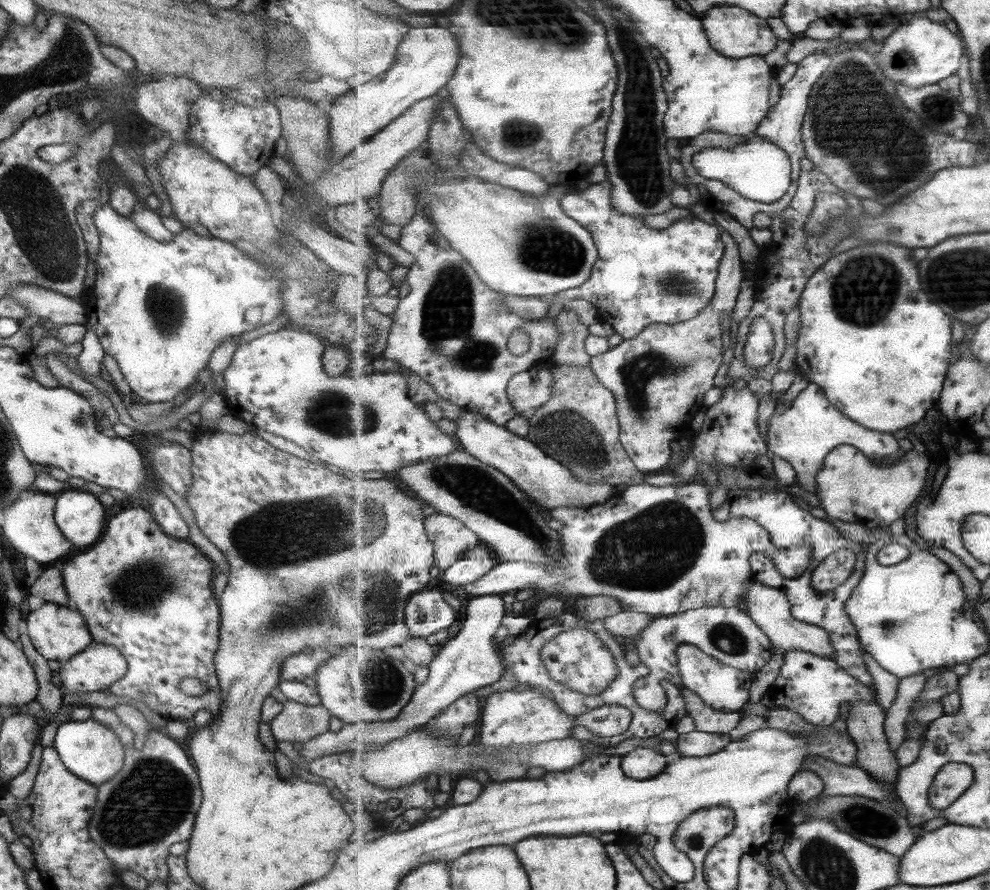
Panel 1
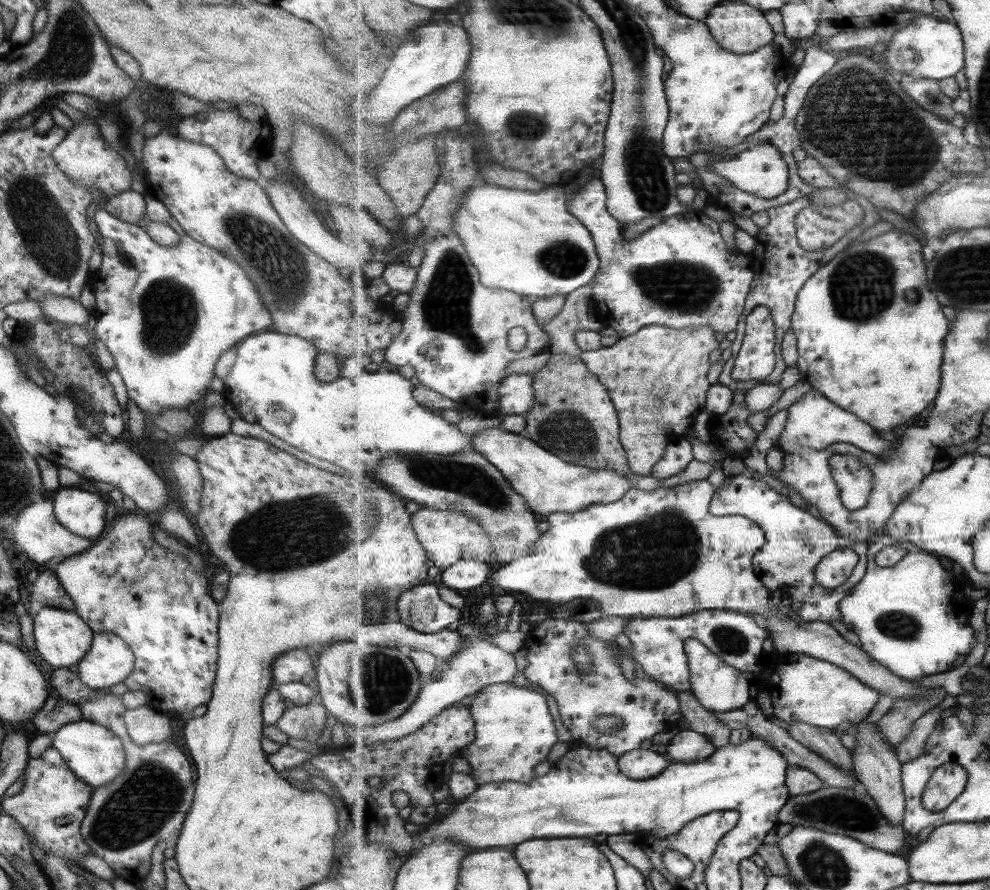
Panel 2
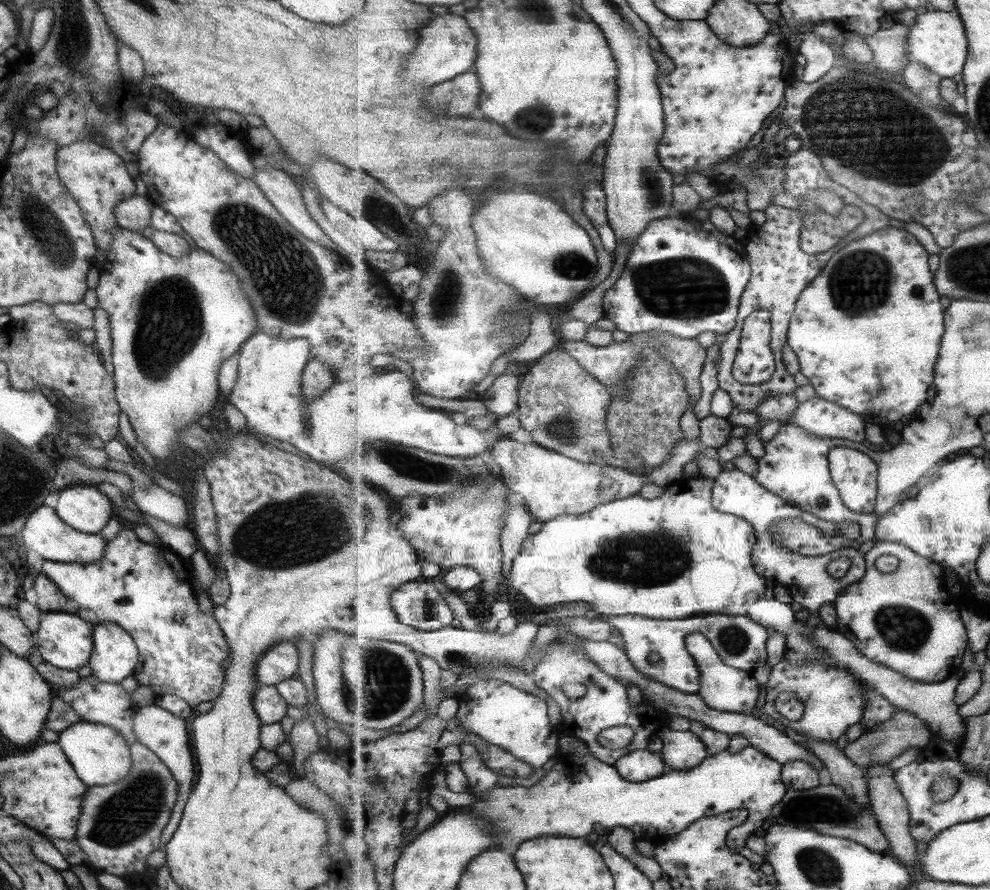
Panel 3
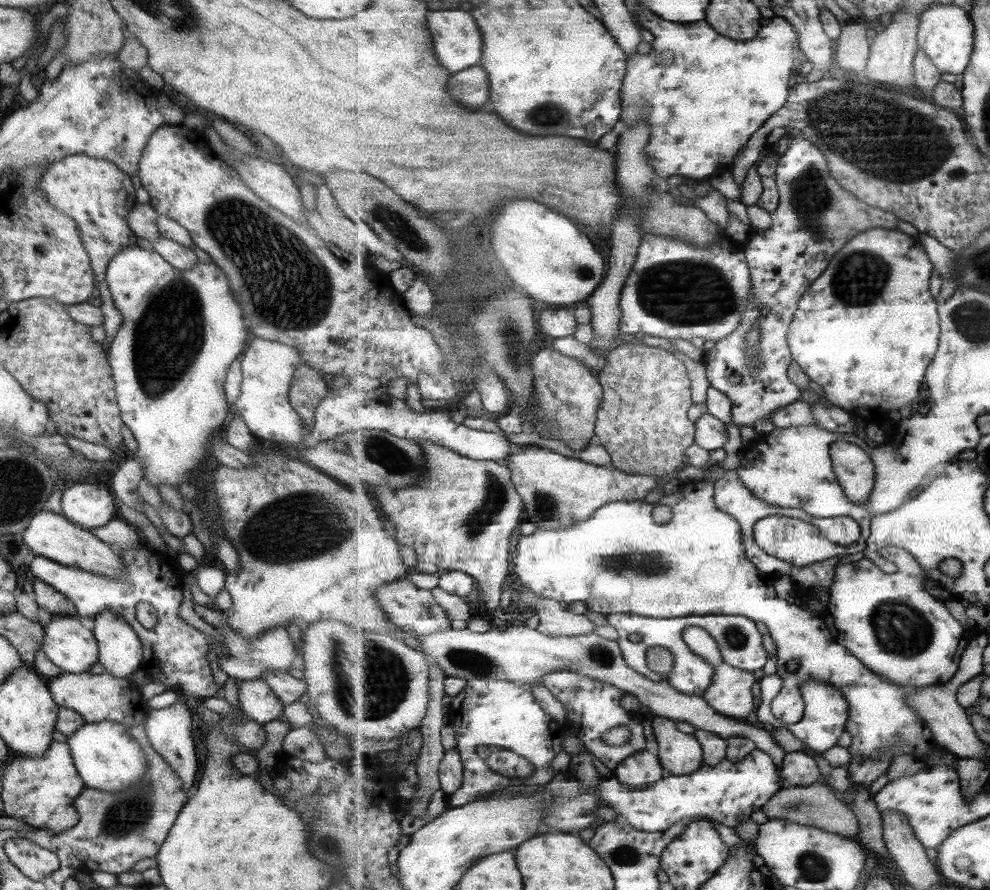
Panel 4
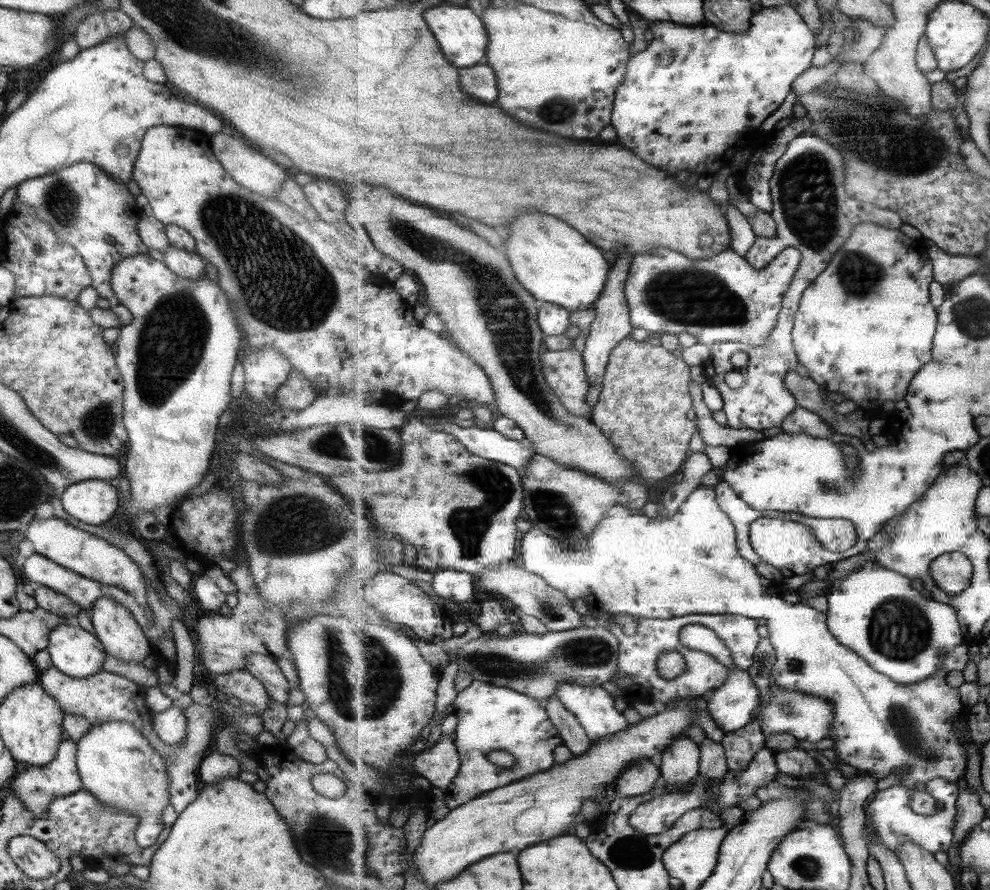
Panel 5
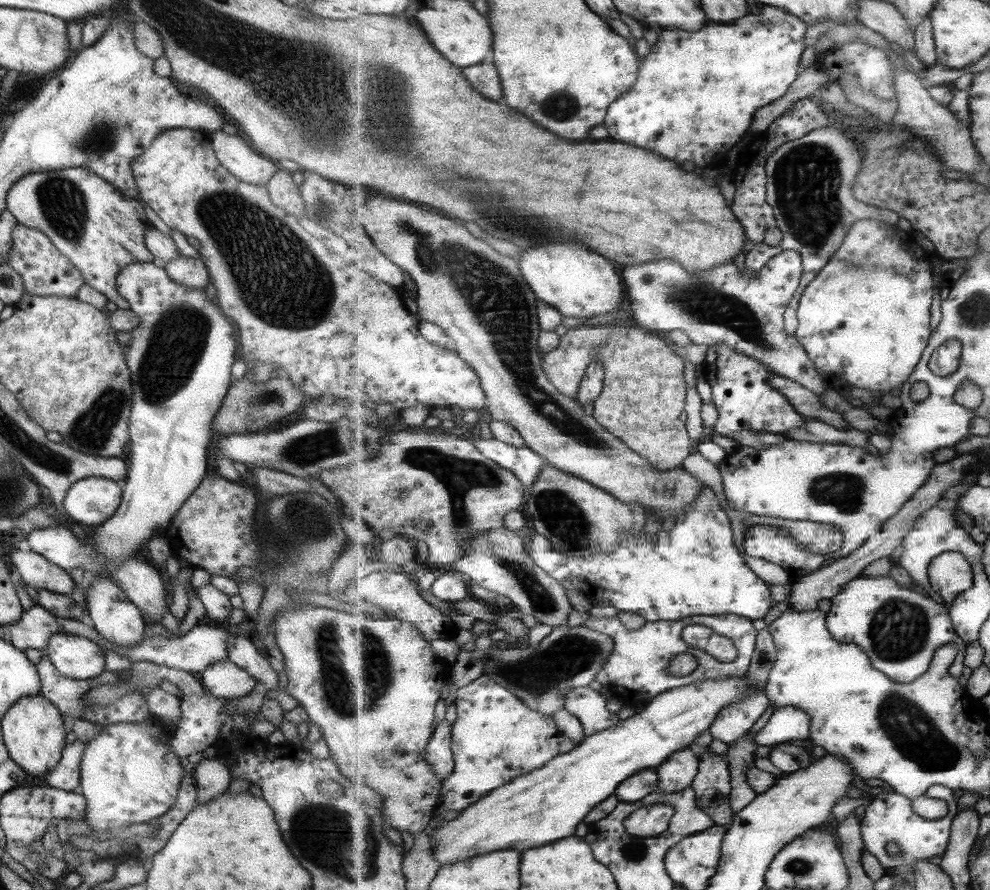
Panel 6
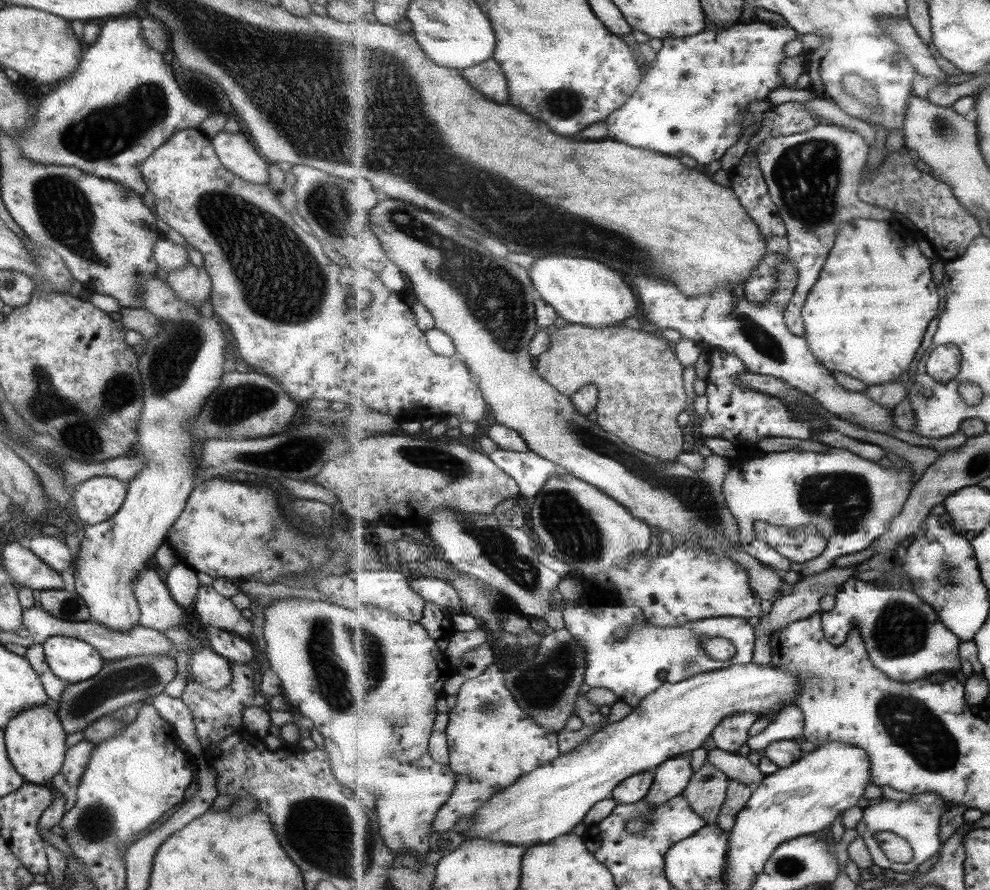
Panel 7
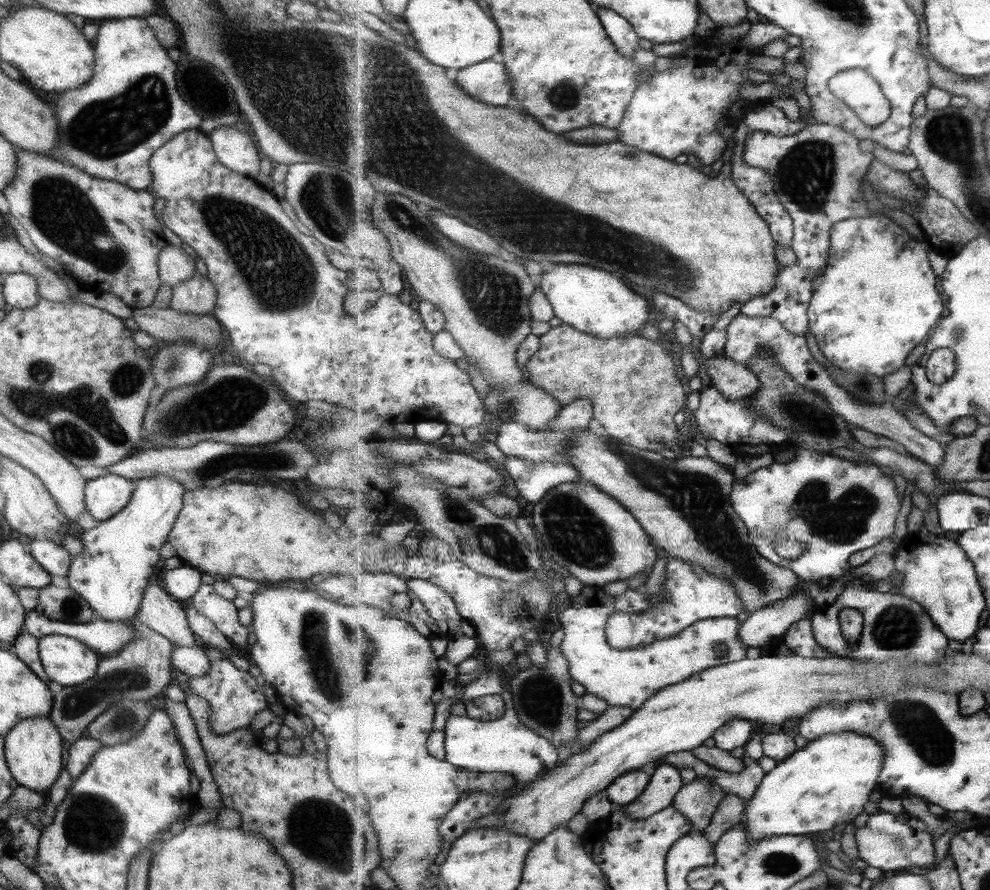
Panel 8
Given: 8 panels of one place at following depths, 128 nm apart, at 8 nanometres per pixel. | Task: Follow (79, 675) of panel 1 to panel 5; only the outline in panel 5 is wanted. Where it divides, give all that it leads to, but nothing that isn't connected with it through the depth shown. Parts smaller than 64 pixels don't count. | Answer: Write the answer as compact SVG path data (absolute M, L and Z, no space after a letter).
M103 596L91 604L89 611L91 612L90 622L94 627L94 635L102 644L107 656L113 656L115 660L121 660L121 662L135 662L135 664L141 665L145 656L152 653L150 642L143 634L139 624L135 622L133 614L125 606L121 606L113 598Z

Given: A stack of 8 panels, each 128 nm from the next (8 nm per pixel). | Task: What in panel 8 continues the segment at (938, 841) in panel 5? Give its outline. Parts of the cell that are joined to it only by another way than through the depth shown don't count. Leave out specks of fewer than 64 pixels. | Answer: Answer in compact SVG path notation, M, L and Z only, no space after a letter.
M880 810L872 814L866 825L856 830L856 839L859 843L859 858L881 871L901 871L913 866L921 868L935 862L935 838L929 832L929 826L903 811L897 816Z

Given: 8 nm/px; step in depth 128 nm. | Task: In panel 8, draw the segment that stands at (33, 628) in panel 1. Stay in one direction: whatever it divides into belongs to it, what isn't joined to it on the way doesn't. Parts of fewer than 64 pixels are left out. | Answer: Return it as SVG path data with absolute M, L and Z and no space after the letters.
M47 635L37 640L37 652L50 681L62 687L79 684L95 674L99 656L70 636Z

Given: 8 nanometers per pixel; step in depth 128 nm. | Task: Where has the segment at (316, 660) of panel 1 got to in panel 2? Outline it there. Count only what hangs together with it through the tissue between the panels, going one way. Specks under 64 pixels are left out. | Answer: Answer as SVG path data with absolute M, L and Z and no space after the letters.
M293 649L277 656L271 664L271 675L275 685L286 682L299 682L315 664L315 657L305 653L304 649Z

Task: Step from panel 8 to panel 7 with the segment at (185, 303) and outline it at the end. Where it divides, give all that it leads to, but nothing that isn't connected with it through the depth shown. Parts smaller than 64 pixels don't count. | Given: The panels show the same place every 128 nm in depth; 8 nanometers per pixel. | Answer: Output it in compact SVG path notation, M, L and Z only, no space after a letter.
M191 263L168 272L166 284L178 300L197 308L205 303L211 293L206 270L203 267L196 268Z

